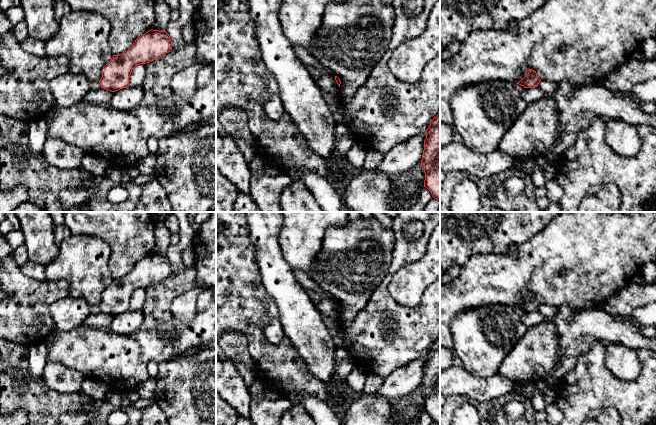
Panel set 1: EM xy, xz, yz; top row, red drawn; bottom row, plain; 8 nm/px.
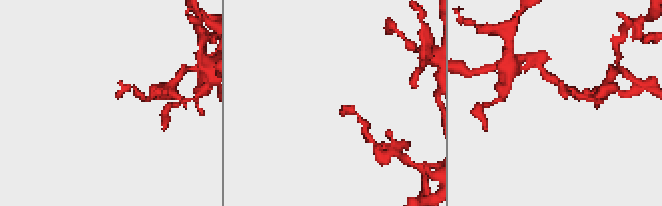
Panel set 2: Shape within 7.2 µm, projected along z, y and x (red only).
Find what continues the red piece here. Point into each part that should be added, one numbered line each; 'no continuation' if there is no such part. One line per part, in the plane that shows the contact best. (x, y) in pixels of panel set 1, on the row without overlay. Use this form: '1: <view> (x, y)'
no continuation

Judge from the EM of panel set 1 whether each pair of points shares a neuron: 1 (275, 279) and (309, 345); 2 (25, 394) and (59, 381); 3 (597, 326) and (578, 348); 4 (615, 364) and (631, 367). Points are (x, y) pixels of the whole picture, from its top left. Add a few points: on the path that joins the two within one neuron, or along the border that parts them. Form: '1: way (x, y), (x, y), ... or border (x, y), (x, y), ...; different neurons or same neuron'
1: way (288, 294), (305, 328); same neuron
2: border (41, 377), (51, 390), (69, 394); different neurons
3: way (592, 331), (580, 343); same neuron
4: way (619, 364), (624, 364), (627, 367); same neuron

